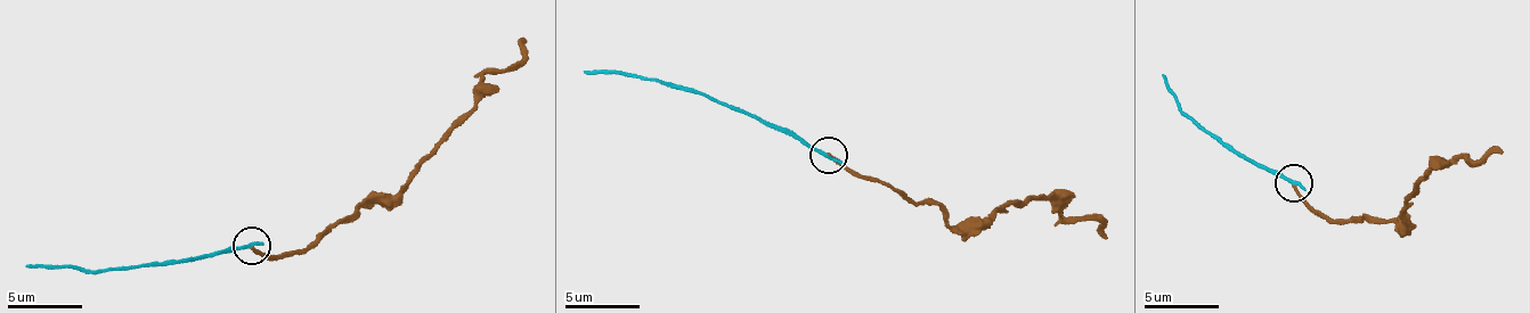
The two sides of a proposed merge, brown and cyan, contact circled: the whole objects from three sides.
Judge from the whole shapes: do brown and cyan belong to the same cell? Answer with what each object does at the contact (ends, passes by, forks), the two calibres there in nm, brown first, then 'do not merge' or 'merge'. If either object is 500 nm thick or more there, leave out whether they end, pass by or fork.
brown ends; cyan ends; calibres 220 and 280 nm; do not merge

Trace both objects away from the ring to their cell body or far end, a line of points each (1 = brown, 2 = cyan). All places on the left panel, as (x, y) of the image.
1: (251, 245), (274, 255), (306, 249), (366, 199), (396, 195), (465, 120), (485, 75), (518, 68), (523, 40)
2: (251, 245), (189, 262), (100, 272), (25, 264)

